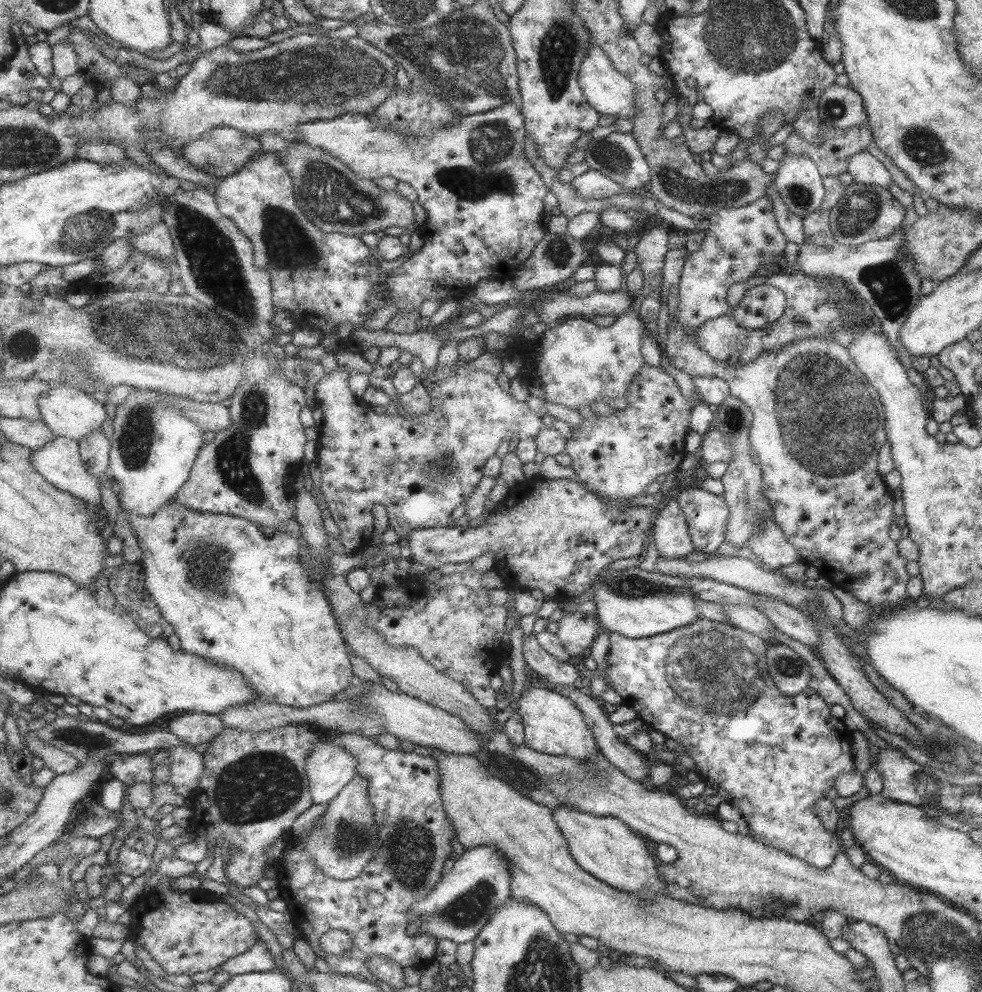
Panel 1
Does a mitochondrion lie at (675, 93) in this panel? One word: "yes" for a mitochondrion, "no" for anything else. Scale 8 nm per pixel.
no

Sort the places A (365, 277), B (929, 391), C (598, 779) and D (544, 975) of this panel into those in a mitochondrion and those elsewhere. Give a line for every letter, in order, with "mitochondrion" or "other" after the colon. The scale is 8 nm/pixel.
A: other
B: other
C: mitochondrion
D: mitochondrion

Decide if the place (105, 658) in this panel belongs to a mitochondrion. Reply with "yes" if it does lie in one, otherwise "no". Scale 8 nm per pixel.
no

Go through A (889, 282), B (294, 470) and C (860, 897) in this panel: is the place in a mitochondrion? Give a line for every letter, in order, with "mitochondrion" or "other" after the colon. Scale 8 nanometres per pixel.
A: mitochondrion
B: other
C: other

